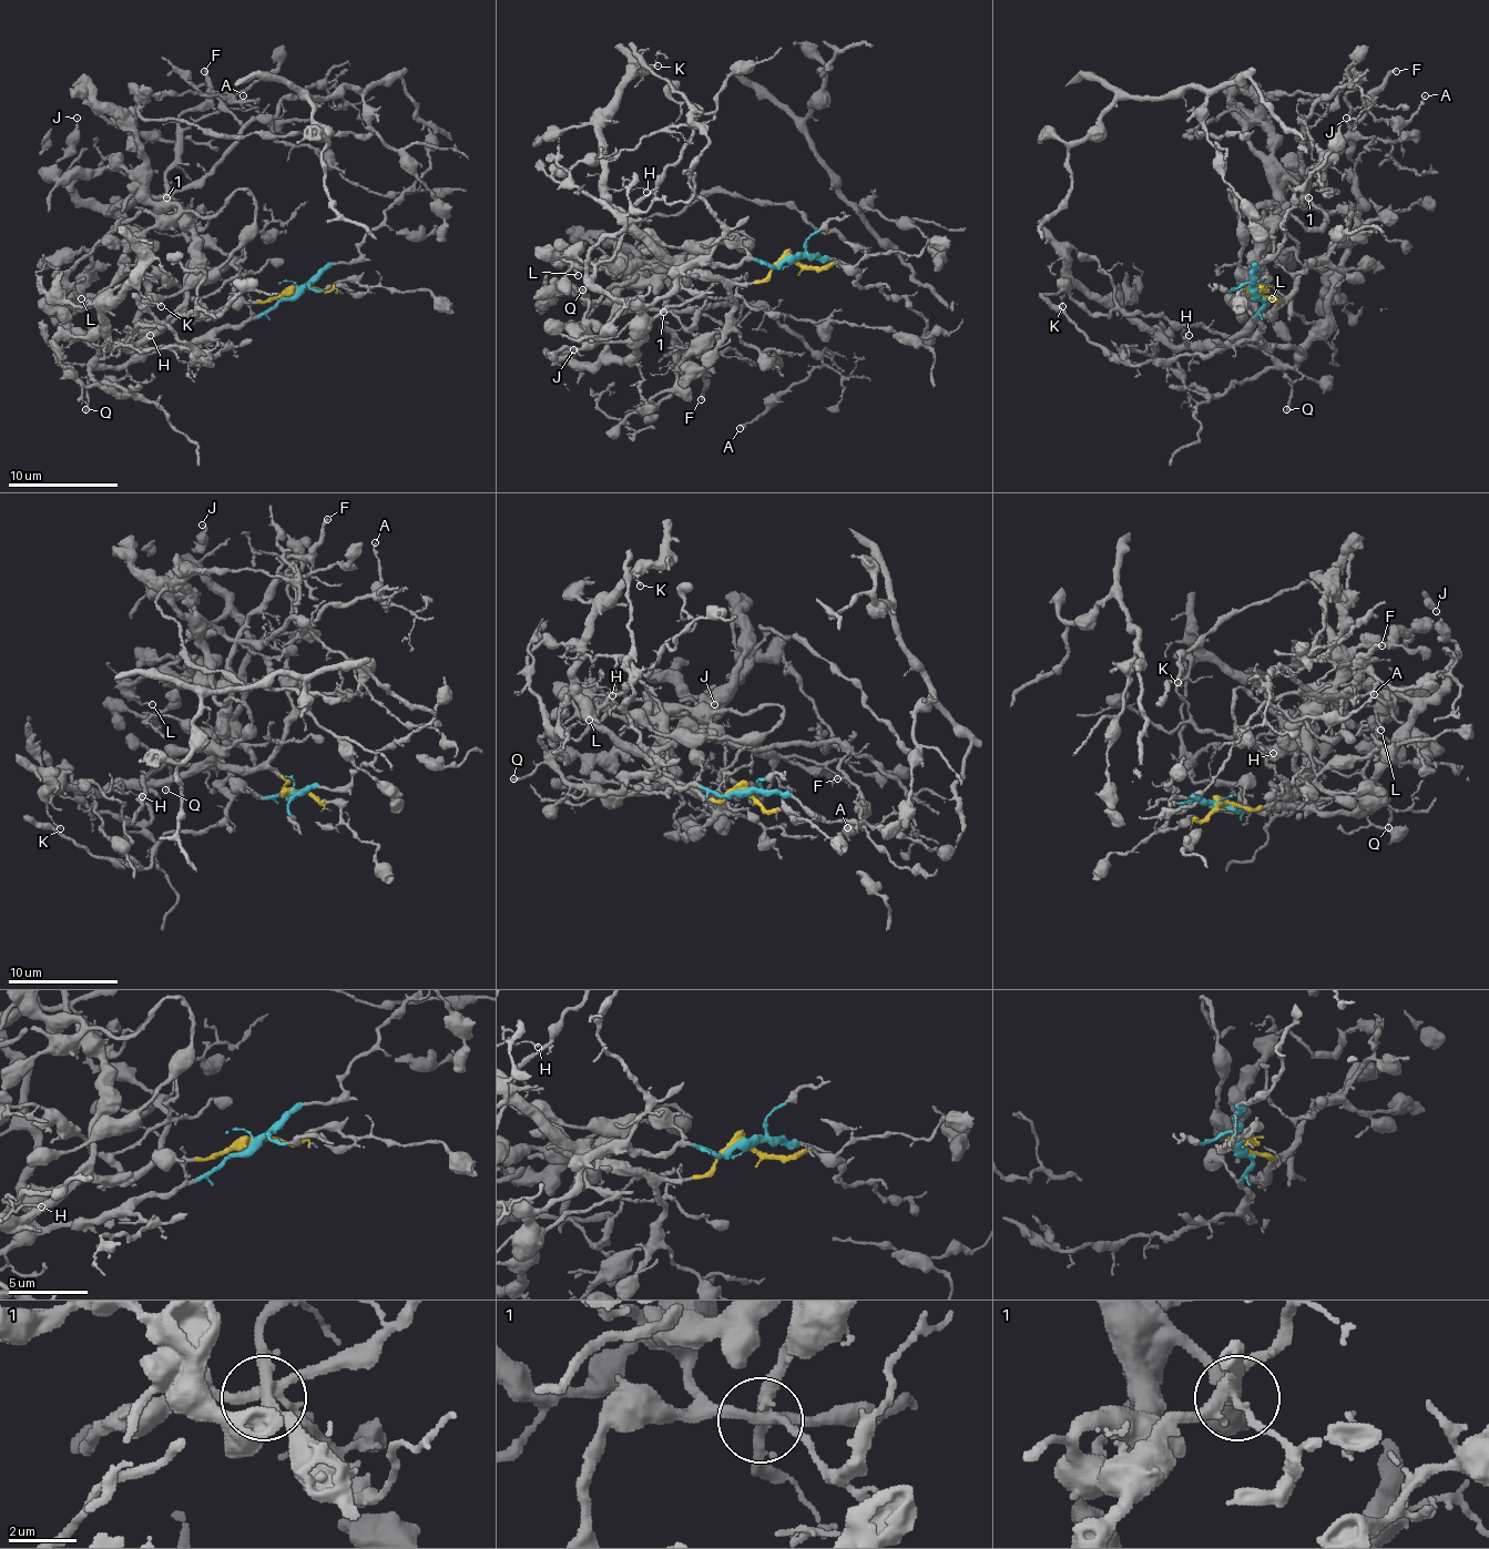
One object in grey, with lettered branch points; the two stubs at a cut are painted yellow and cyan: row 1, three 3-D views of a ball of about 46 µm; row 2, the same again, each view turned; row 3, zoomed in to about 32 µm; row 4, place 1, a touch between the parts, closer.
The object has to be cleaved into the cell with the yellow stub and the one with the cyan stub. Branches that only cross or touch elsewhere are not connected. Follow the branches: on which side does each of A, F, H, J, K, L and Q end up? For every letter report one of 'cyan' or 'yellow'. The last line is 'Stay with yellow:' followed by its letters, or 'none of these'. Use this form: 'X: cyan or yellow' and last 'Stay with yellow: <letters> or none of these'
A: cyan
F: yellow
H: yellow
J: cyan
K: yellow
L: cyan
Q: cyan
Stay with yellow: F, H, K

